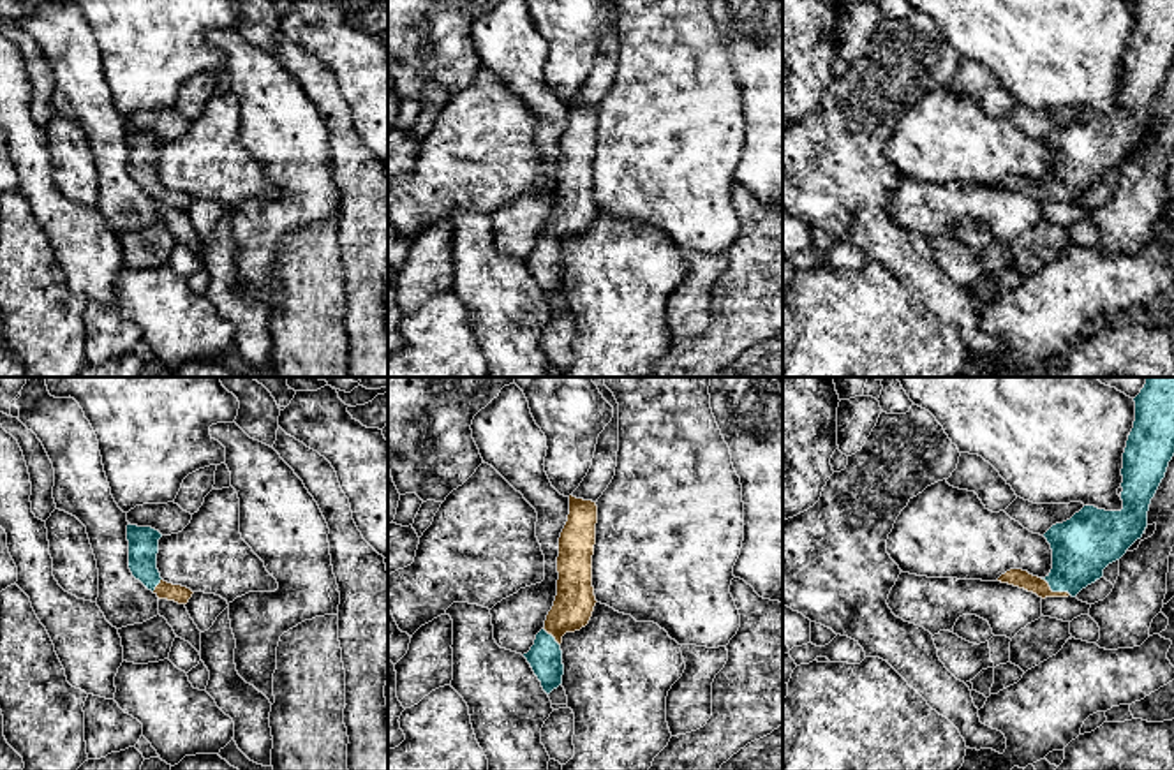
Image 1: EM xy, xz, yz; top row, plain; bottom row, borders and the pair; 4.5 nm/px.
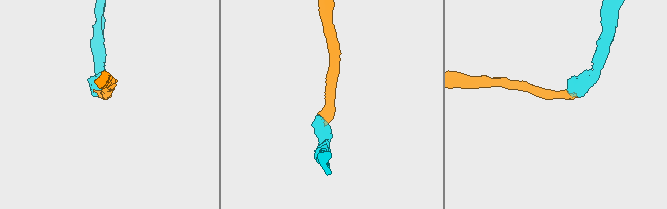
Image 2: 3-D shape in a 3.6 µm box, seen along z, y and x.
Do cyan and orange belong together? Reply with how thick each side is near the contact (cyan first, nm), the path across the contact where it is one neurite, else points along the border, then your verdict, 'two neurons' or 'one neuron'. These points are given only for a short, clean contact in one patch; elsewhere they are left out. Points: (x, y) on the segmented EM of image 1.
280/80 nm | across yz (1083, 547), (1072, 571), (1055, 591), (1019, 578) | one neuron

